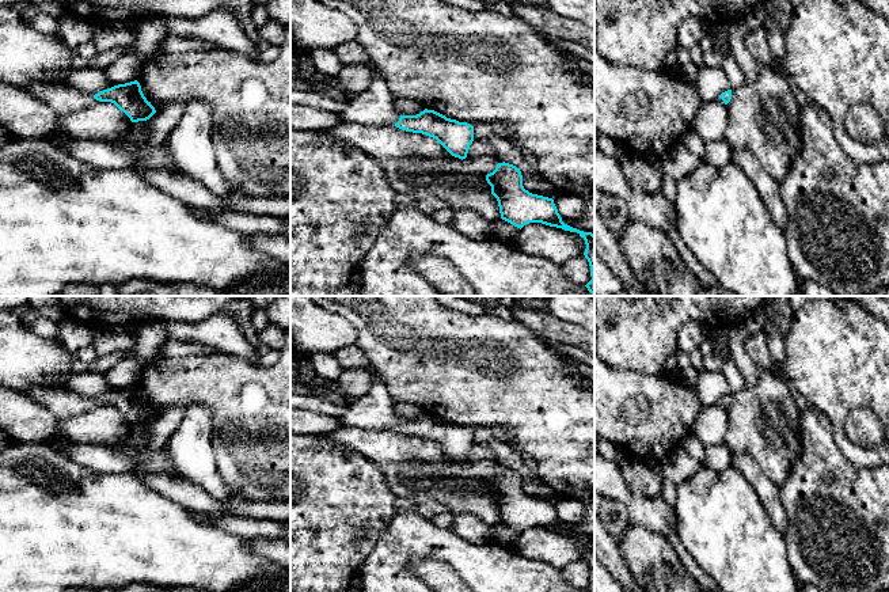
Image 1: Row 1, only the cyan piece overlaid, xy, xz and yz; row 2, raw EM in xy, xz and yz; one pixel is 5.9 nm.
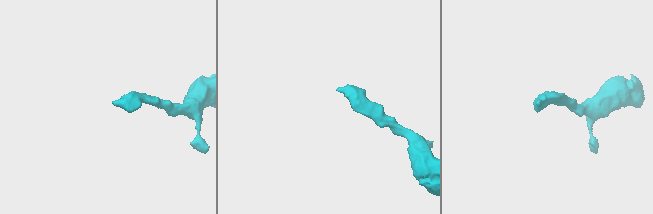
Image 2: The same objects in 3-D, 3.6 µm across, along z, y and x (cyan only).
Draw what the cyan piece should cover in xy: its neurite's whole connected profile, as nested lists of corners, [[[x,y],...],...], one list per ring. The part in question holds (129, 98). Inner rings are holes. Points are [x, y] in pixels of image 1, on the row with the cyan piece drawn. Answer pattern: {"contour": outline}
{"contour": [[[137,80],[114,86],[95,95],[67,83],[33,81],[26,86],[24,91],[46,103],[58,115],[76,113],[92,106],[96,100],[114,103],[132,122],[147,121],[156,113]]]}

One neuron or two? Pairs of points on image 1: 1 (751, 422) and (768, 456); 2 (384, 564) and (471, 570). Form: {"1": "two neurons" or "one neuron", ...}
{"1": "one neuron", "2": "one neuron"}

